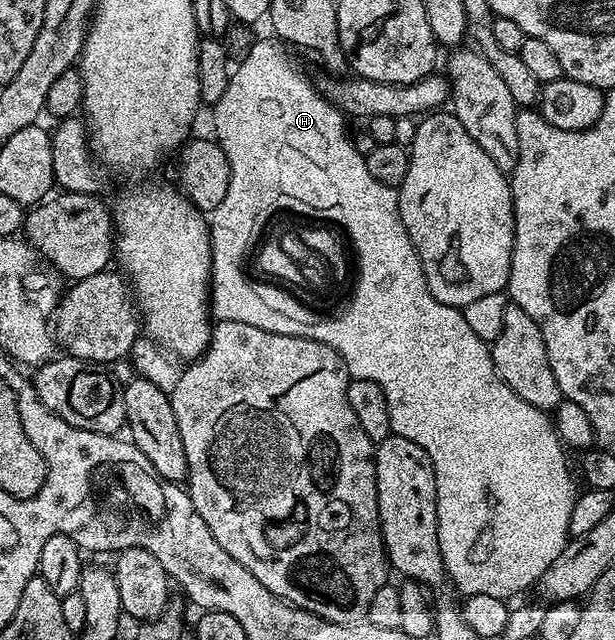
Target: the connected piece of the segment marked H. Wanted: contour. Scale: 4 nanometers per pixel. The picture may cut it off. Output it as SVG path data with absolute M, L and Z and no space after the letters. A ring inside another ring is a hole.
M272 38L269 39L261 39L258 43L250 45L249 56L247 56L246 59L238 65L238 67L236 64L236 66L232 68L229 76L229 84L223 93L223 97L219 97L219 101L212 104L211 107L211 111L213 111L214 131L212 134L215 136L216 142L220 143L223 153L227 153L227 161L231 165L231 185L227 185L227 197L223 197L223 202L221 202L221 204L212 211L207 219L209 225L209 240L211 241L211 249L213 250L213 278L211 280L212 318L217 321L222 319L226 319L227 321L243 321L243 325L255 325L259 329L267 329L271 333L290 335L291 337L303 337L304 339L314 339L320 343L325 343L328 347L335 349L339 353L339 357L345 363L345 368L350 371L352 378L370 379L381 386L383 389L383 397L387 397L387 413L389 414L393 434L398 435L399 437L407 437L407 441L415 441L415 445L419 445L425 450L427 457L431 457L431 465L435 469L435 485L437 486L437 536L439 537L439 553L443 557L443 565L445 566L445 574L448 582L450 584L453 582L454 585L462 591L462 596L465 597L478 595L479 593L487 593L491 597L505 597L508 596L508 591L521 591L524 587L532 588L534 584L536 584L537 580L541 578L541 572L546 571L549 567L551 553L562 551L566 543L568 543L571 538L569 533L569 522L571 521L571 509L573 508L575 490L573 491L573 479L569 476L569 463L565 460L565 454L567 454L567 451L561 440L557 438L557 428L554 427L552 418L550 418L546 412L535 409L535 405L527 405L527 401L523 401L523 397L516 395L513 390L510 389L510 387L507 386L507 384L505 384L499 376L497 376L497 370L493 364L493 352L490 344L479 341L479 337L475 337L474 331L467 326L464 310L452 307L451 305L443 305L443 301L435 301L435 297L431 297L431 293L427 289L427 281L425 280L425 274L423 273L423 265L415 253L415 245L411 245L411 237L407 237L407 229L401 220L399 205L397 204L398 188L383 185L383 181L375 181L375 177L371 177L371 173L368 172L367 165L365 164L365 156L360 155L360 153L357 152L354 140L352 138L348 139L348 137L345 136L345 122L347 122L346 116L342 114L342 112L338 111L337 108L325 98L324 94L318 90L318 88L317 91L313 88L312 81L309 80L303 72L301 72L300 65L297 64L291 56L289 56L289 54L291 54L290 48L282 45L280 42L274 41ZM275 209L295 209L297 212L303 213L304 215L315 215L330 219L333 224L340 228L340 230L342 227L342 229L349 234L349 239L353 242L350 243L351 250L357 254L357 288L355 289L352 299L349 300L349 308L347 309L347 313L343 313L343 317L335 317L334 319L328 319L327 317L319 317L318 319L300 319L299 317L290 317L290 315L285 315L284 313L275 313L275 309L270 309L269 306L266 305L261 298L259 298L259 290L256 286L254 286L251 282L250 276L247 274L247 260L250 258L251 252L254 248L262 242L263 236L266 234L267 228L270 226L269 218L271 217L271 213L275 213Z

